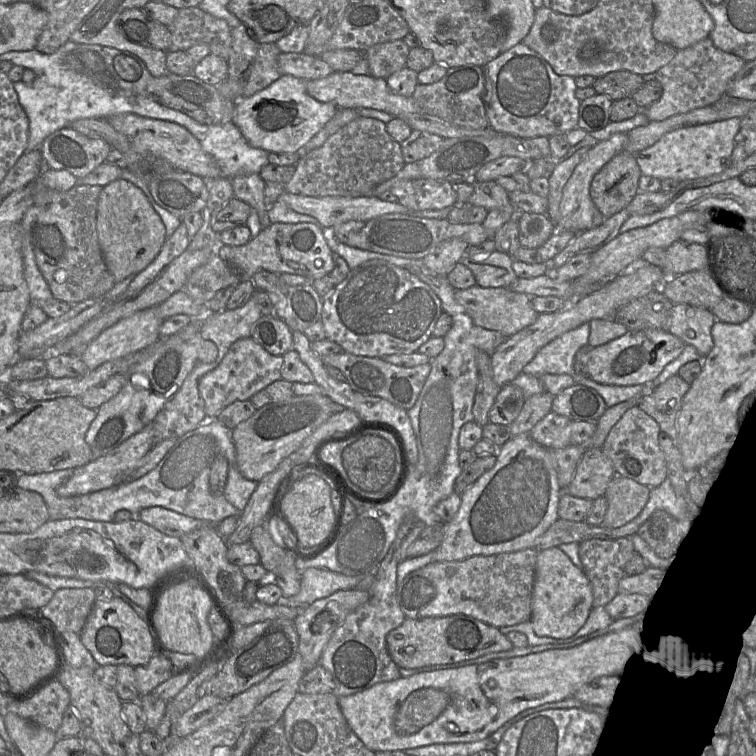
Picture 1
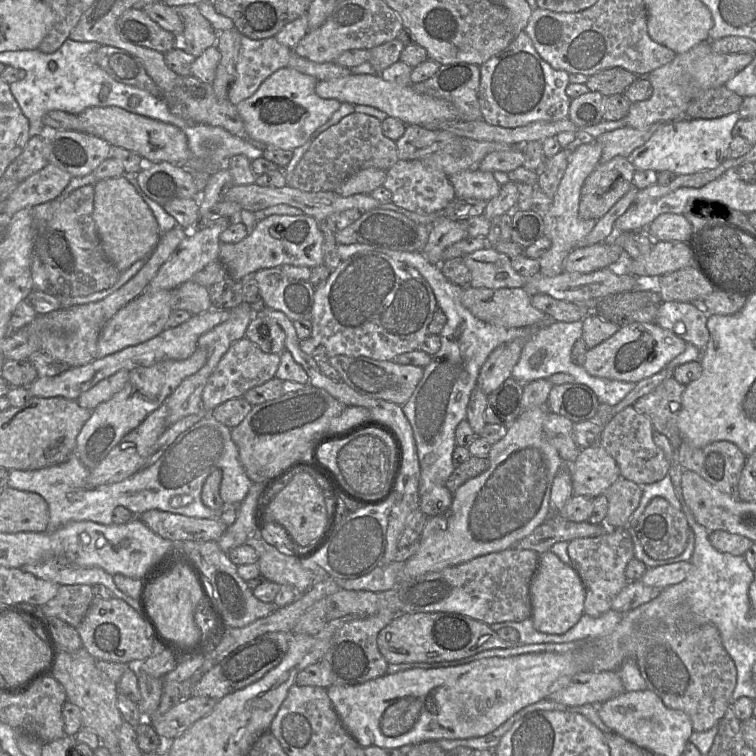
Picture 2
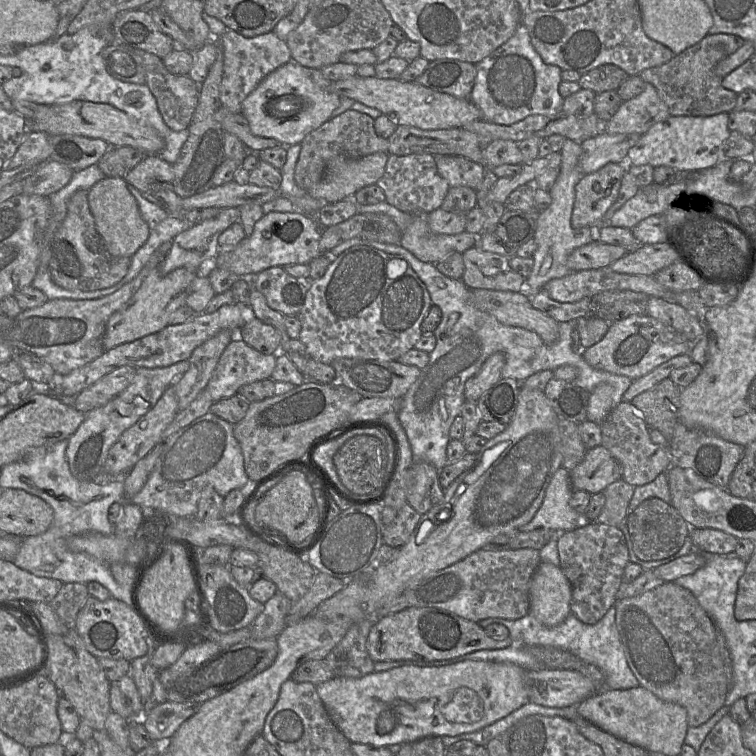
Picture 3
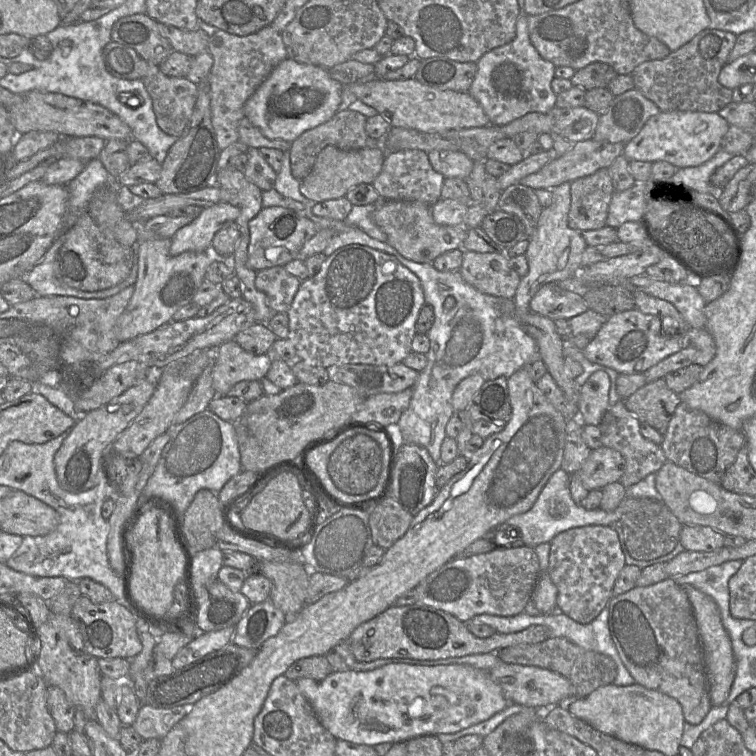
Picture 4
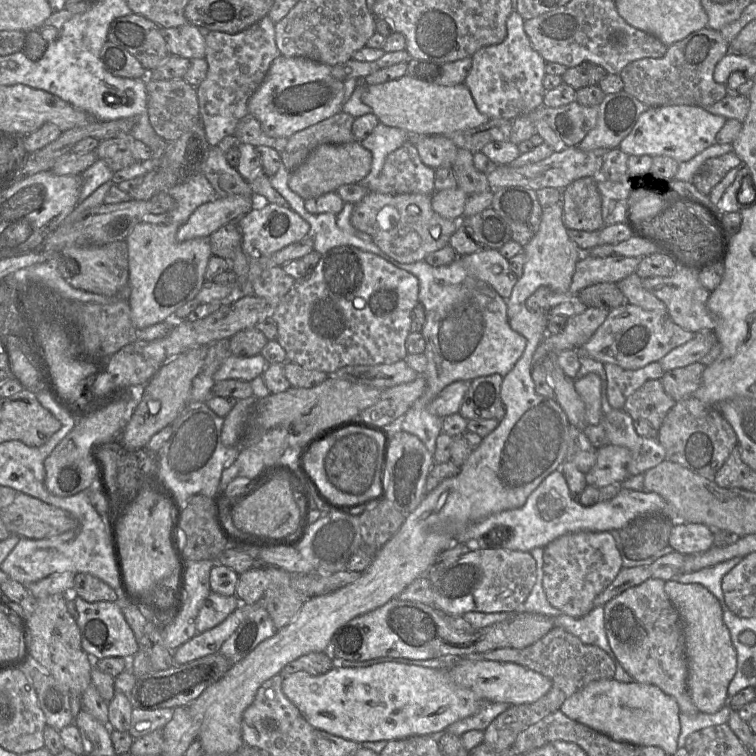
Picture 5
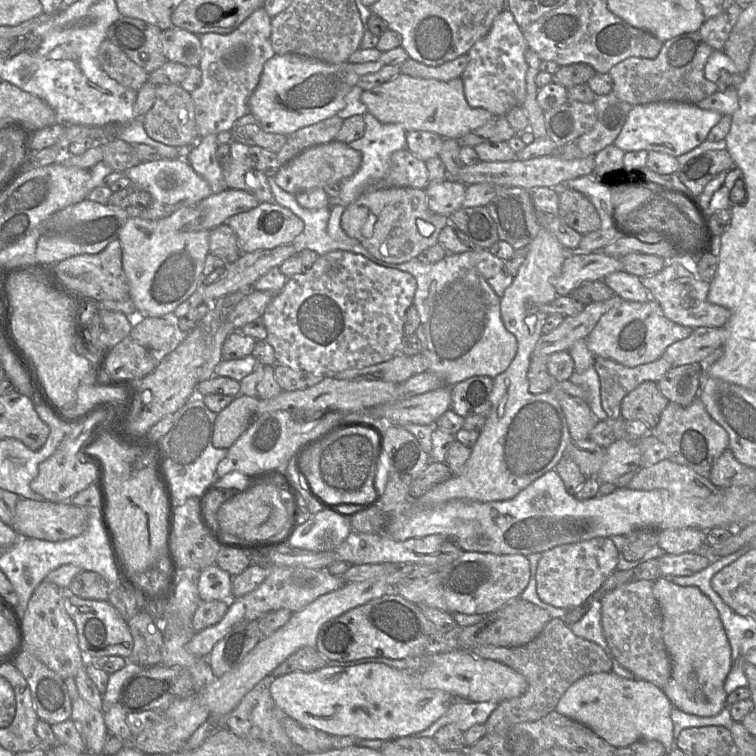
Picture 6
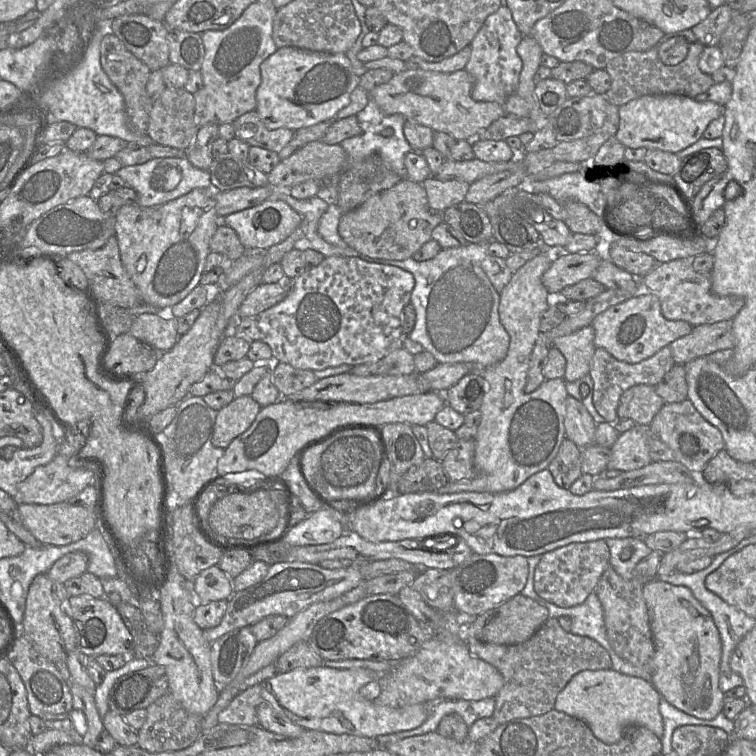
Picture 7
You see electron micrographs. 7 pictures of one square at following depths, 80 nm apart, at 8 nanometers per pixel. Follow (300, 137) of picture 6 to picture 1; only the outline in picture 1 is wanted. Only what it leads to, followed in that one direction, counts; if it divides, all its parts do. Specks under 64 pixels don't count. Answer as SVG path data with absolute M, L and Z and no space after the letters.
M360 116L332 134L319 148L302 156L285 191L309 197L372 196L371 191L403 169L400 143L386 131L380 120Z

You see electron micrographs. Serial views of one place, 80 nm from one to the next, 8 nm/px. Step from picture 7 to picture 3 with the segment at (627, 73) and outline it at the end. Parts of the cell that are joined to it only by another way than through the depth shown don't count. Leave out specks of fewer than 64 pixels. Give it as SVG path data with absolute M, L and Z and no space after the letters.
M707 34L700 42L660 65L645 69L639 76L652 84L673 116L712 116L731 112L736 107L738 94L722 86L715 73L719 61L738 50L745 40L734 34Z

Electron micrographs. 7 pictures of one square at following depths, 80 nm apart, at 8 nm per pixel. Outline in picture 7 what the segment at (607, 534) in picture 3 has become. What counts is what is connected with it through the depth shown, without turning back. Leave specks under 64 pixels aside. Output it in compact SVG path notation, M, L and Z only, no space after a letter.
M605 540L575 542L541 555L534 573L535 592L561 608L582 604L595 591L603 572L609 567L610 551Z

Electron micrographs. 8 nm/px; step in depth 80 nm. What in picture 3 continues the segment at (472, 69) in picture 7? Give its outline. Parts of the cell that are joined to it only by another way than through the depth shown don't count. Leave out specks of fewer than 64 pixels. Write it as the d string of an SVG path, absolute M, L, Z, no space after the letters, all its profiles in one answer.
M521 23L514 35L476 65L476 78L470 100L479 108L482 119L500 125L511 125L530 115L554 115L563 108L564 98L558 91L562 69L545 63L531 44L527 27Z

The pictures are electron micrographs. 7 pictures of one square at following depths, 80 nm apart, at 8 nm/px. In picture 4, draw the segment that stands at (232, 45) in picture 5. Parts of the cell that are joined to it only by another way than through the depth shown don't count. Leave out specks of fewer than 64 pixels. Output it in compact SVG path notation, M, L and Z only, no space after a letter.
M268 25L246 36L237 36L222 30L217 30L210 36L207 51L213 57L213 66L208 76L211 121L221 151L239 141L238 124L245 116L246 101L275 67L288 58L280 33L272 25Z

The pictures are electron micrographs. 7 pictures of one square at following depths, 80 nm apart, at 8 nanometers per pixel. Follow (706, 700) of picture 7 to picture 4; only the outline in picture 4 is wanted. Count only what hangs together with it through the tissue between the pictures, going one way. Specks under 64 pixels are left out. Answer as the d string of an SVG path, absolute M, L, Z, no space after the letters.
M691 585L681 587L683 587L688 596L697 623L699 639L704 655L710 701L712 706L720 706L727 699L736 675L736 661L731 639L722 624L720 610L716 602L710 596Z

